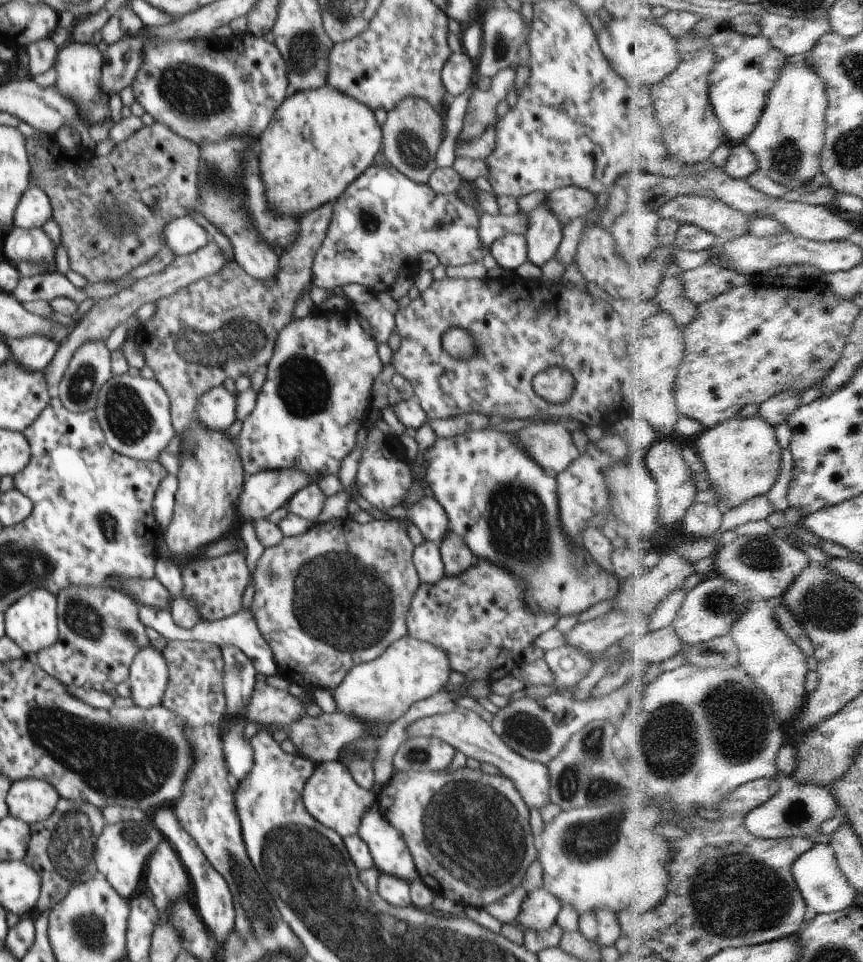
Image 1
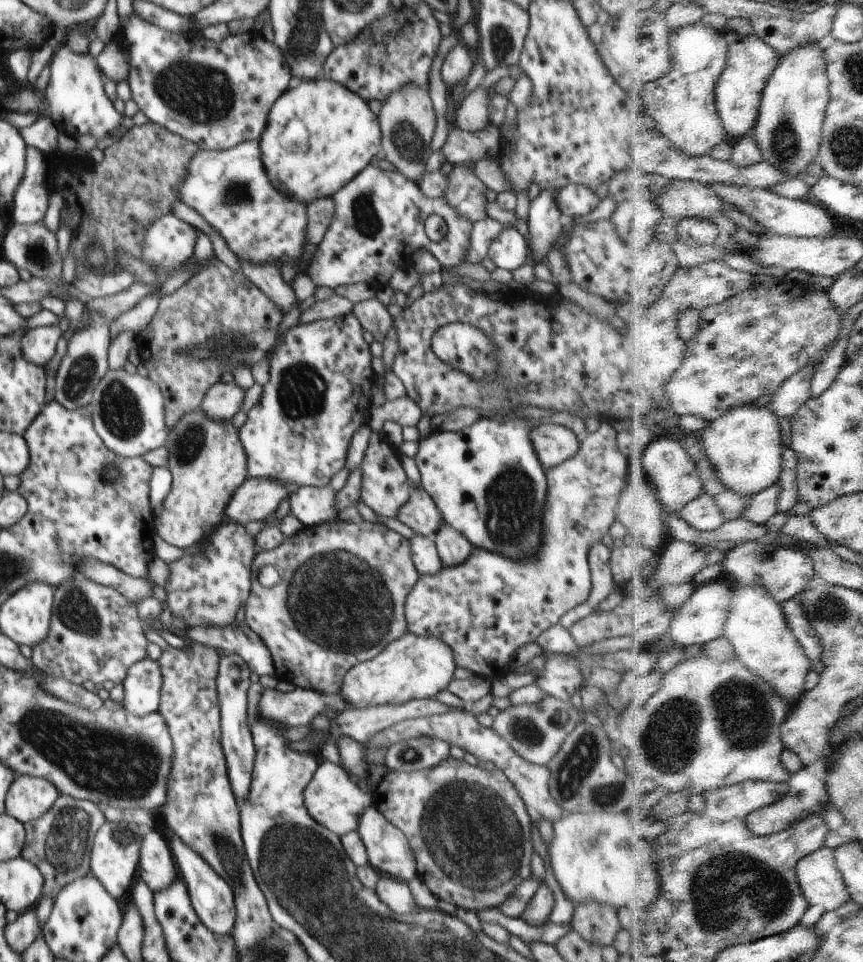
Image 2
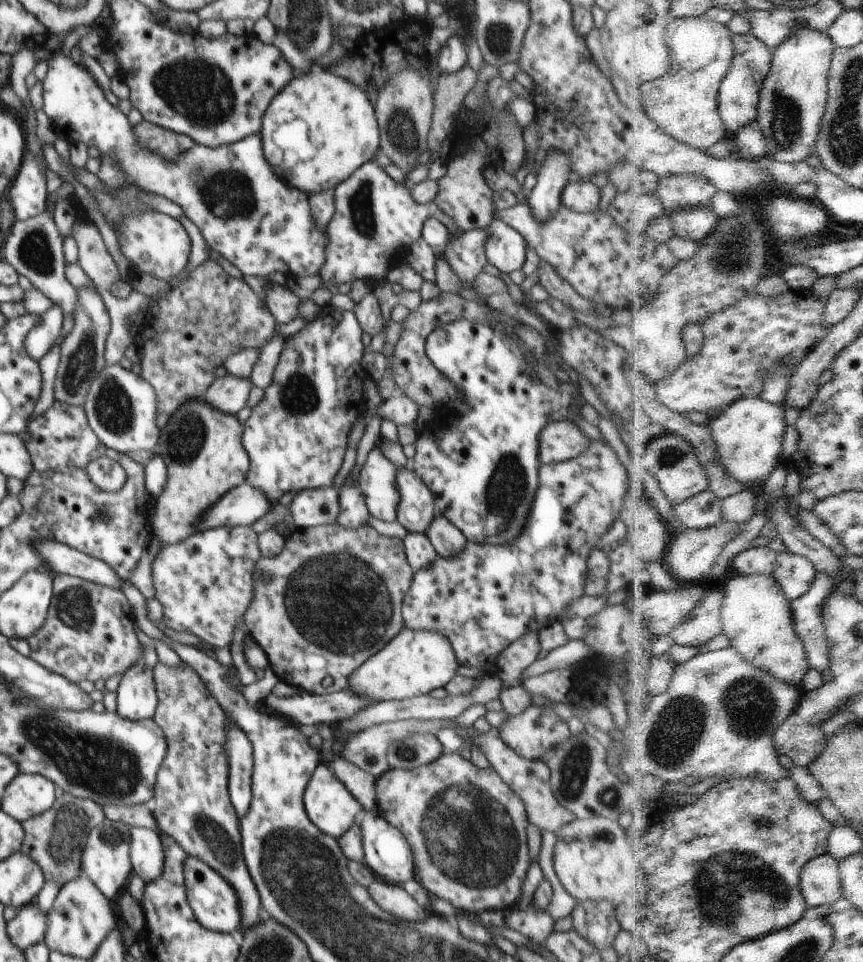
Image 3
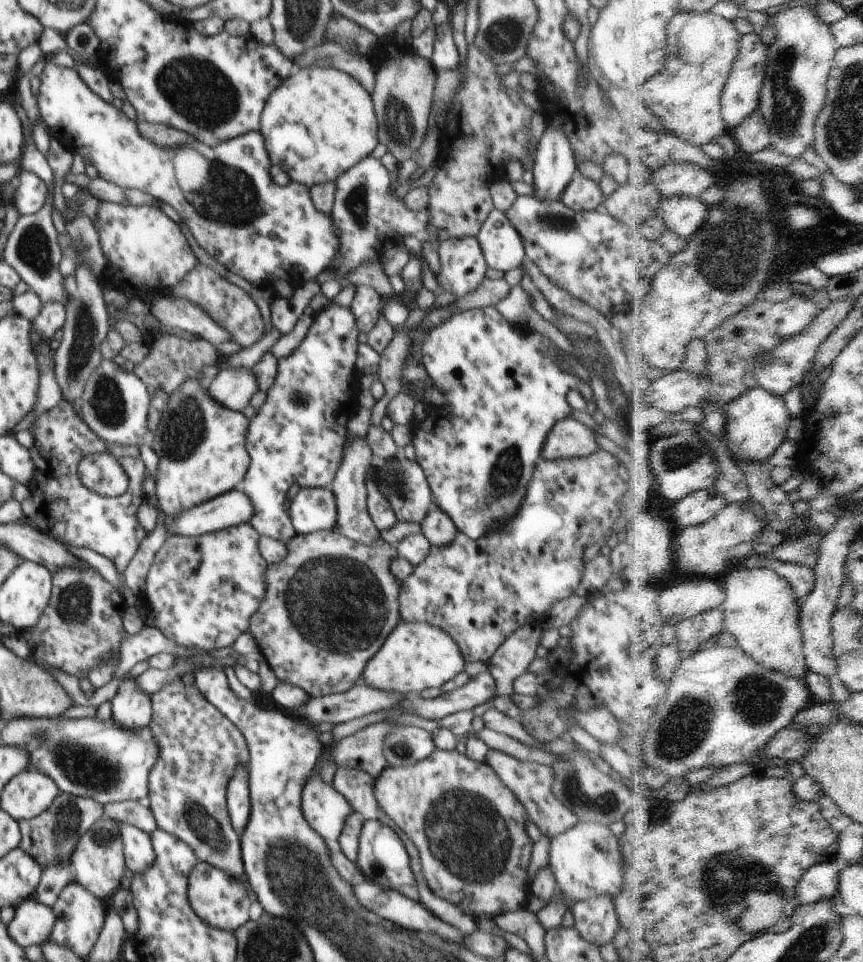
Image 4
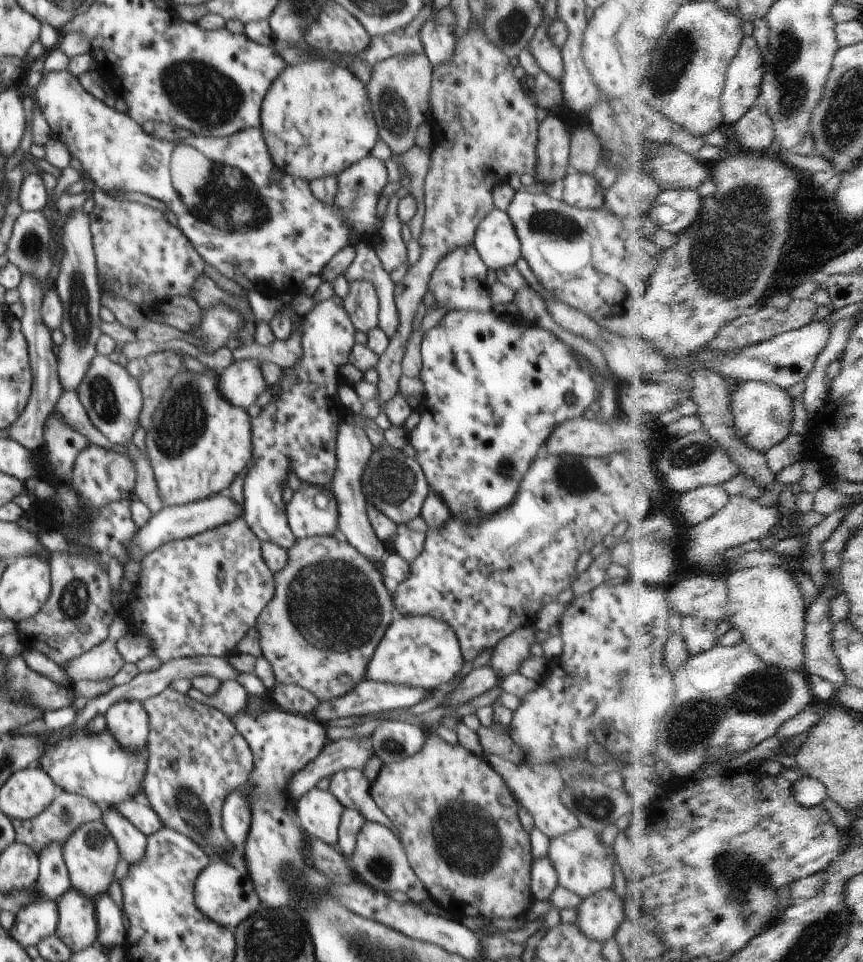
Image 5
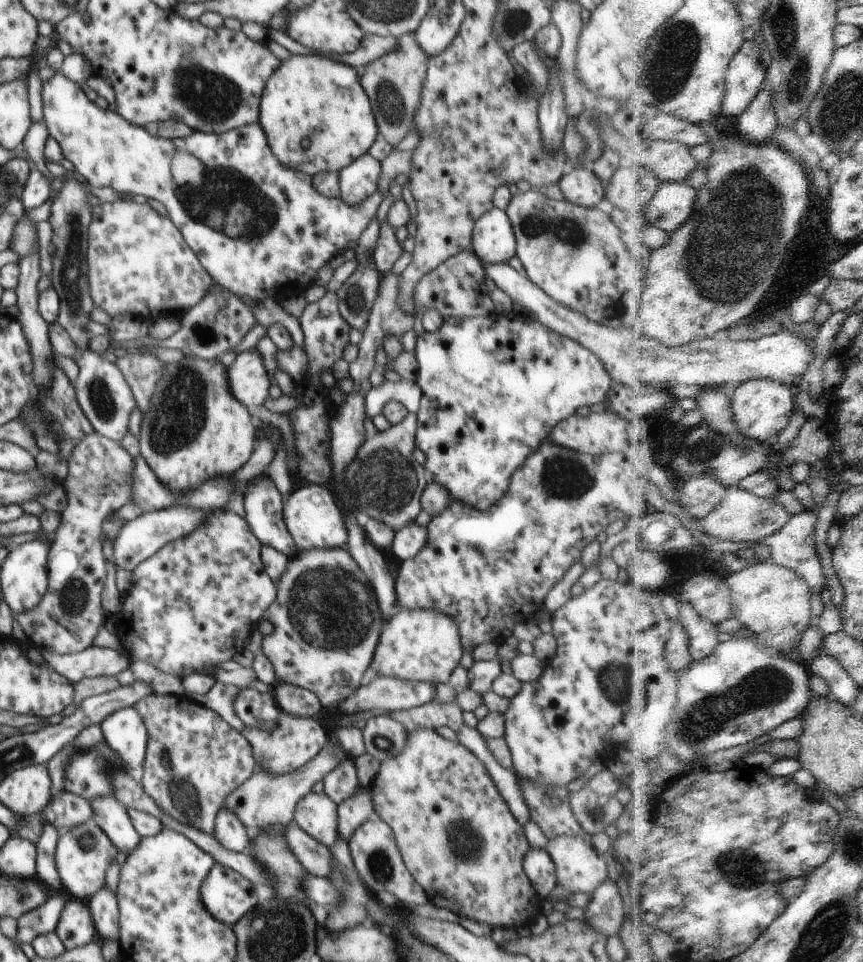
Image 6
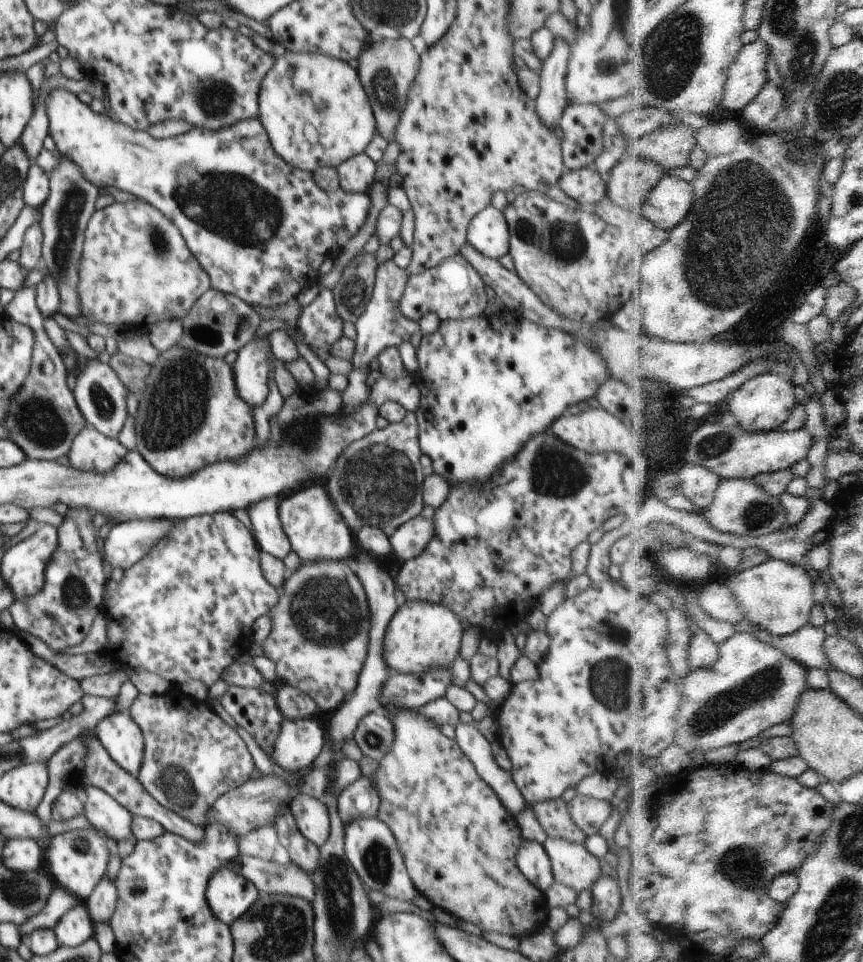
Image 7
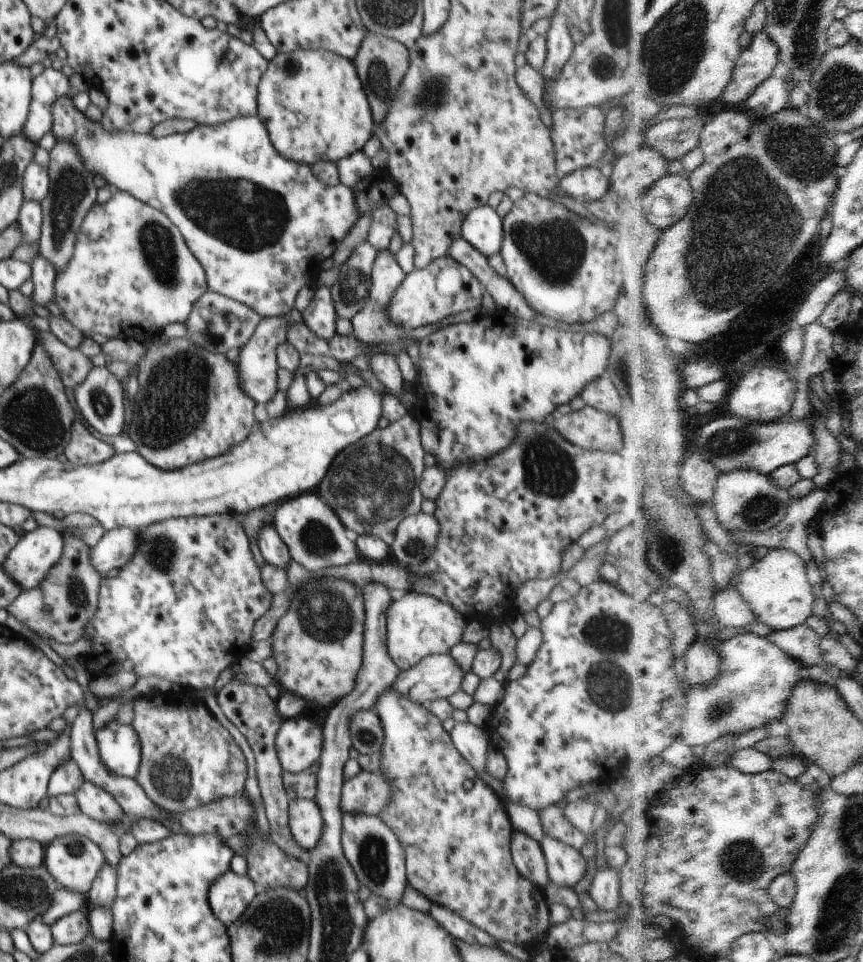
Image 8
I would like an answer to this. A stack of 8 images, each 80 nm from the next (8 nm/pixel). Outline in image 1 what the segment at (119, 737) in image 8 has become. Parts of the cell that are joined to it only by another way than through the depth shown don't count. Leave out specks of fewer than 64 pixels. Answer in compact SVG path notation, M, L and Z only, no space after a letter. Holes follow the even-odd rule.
M150 644L139 650L130 667L129 681L135 705L149 709L162 703L169 681L163 651Z

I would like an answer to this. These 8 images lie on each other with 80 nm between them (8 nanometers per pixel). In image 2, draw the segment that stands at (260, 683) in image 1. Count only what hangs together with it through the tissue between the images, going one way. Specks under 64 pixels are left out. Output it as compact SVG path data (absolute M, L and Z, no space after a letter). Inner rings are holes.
M295 687L292 692L265 688L257 704L259 717L290 726L309 726L312 719L331 708L336 712L352 707L338 694L325 695L312 689Z

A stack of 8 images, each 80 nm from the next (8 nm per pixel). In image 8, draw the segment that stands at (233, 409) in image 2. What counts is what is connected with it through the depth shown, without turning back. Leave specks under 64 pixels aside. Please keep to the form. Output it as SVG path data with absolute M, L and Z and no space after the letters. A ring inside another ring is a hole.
M294 313L295 317L290 321L282 317L268 317L262 318L254 330L254 334L250 338L250 341L241 348L240 358L238 358L238 374L241 375L240 384L242 384L242 390L256 402L256 404L267 404L278 391L278 370L277 364L277 348L282 342L287 341L288 336L288 324L292 324L293 321L299 321L298 315Z

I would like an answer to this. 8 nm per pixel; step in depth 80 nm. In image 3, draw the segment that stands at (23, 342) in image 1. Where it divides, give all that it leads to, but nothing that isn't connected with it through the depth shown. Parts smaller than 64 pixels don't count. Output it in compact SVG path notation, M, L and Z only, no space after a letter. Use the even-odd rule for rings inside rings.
M58 305L41 314L39 322L27 334L25 340L26 352L36 362L56 344L60 338L60 329L63 325L63 312Z

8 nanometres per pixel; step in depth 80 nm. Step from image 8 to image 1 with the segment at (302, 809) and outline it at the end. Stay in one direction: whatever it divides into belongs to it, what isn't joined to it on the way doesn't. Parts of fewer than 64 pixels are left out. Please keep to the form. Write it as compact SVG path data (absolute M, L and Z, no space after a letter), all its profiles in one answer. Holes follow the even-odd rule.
M338 760L316 764L315 771L304 785L302 798L306 810L342 838L357 834L362 817L371 810L376 800L372 792L363 789L354 781L348 767Z

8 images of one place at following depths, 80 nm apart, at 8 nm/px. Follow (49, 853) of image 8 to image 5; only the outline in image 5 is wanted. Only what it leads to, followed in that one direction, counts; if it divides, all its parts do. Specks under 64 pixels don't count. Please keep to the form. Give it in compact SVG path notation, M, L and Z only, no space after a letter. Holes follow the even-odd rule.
M100 819L83 824L75 830L74 834L71 834L71 837L62 845L62 850L72 887L93 900L107 892L115 881L114 870L121 856L115 838Z

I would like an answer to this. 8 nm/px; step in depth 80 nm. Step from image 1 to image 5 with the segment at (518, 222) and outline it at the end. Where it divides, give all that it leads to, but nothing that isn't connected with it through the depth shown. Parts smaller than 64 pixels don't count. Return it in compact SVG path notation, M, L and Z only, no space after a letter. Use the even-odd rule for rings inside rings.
M474 244L452 249L445 254L431 274L428 286L434 295L435 301L440 304L439 312L449 311L490 311L492 304L488 296L486 284L488 267L476 250Z

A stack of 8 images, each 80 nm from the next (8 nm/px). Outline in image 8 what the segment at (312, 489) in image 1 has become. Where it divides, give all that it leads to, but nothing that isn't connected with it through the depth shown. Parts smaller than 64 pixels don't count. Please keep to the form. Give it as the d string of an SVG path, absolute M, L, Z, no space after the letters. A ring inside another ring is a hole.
M312 492L280 502L273 516L273 526L282 542L288 546L290 559L304 566L306 571L315 572L358 561L354 537L334 514L334 510Z

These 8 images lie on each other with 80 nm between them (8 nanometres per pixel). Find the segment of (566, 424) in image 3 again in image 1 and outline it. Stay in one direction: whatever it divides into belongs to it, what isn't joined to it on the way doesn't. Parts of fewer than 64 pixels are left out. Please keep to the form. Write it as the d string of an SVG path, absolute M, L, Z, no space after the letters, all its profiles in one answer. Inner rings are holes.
M560 423L532 425L516 434L531 458L549 475L560 474L579 457L571 433Z

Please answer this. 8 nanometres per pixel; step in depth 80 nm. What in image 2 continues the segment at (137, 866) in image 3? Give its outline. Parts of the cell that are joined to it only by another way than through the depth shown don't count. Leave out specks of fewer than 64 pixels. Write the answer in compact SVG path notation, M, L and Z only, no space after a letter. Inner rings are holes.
M159 828L145 829L141 831L141 853L139 854L138 878L146 883L153 893L167 889L180 874L175 864L175 858L171 851L170 842Z

